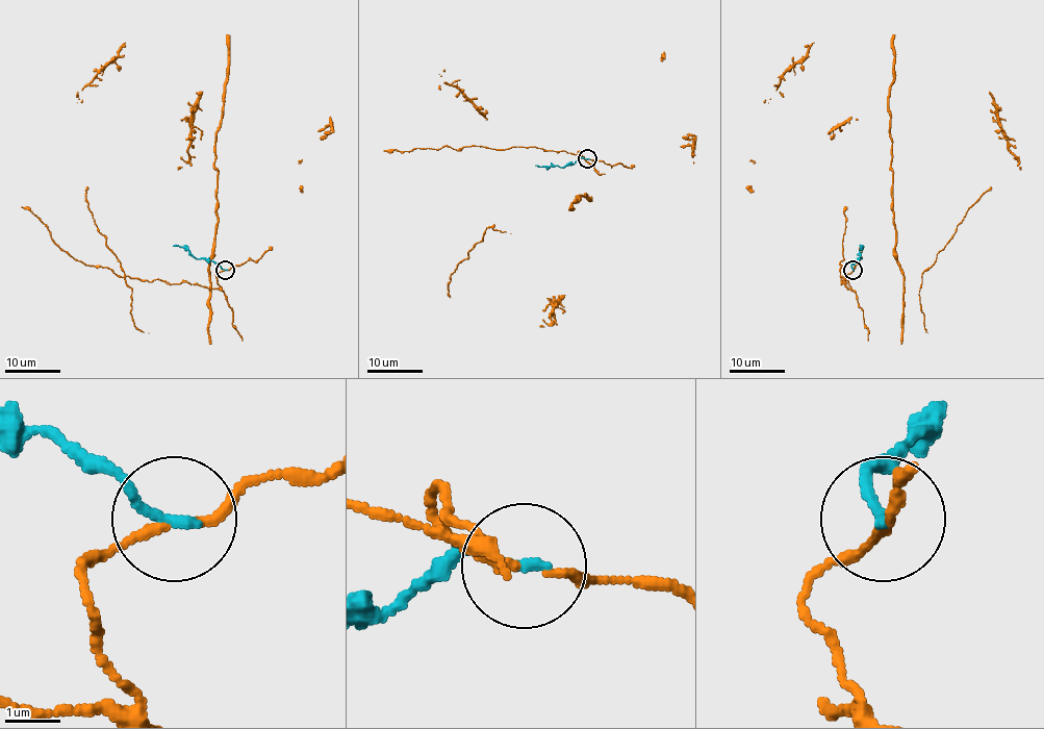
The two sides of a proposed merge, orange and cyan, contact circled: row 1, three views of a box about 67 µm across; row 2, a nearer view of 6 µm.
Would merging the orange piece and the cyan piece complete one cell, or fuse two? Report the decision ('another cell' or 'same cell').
another cell

